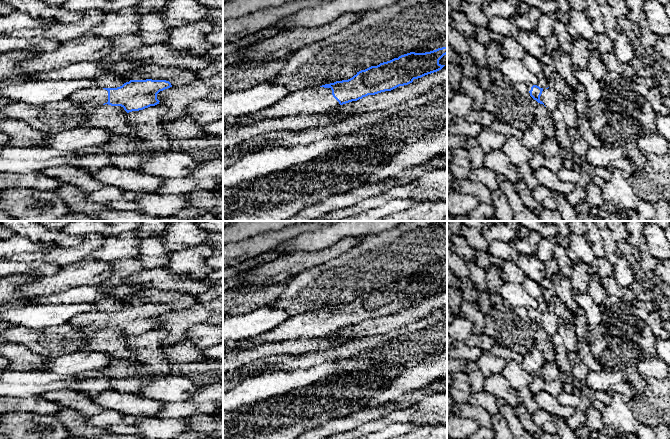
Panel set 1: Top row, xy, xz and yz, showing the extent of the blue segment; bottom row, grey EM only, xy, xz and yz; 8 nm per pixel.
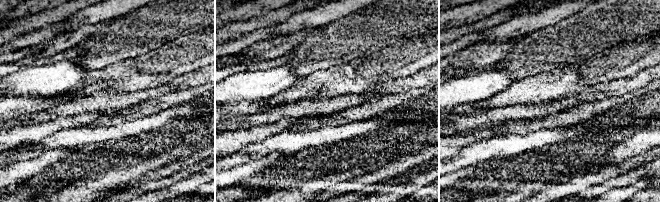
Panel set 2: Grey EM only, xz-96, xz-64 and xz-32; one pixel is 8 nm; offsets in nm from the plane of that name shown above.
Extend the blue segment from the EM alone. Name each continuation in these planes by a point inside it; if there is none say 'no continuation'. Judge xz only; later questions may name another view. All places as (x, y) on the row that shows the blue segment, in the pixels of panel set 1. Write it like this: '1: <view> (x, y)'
1: xz (317, 100)

